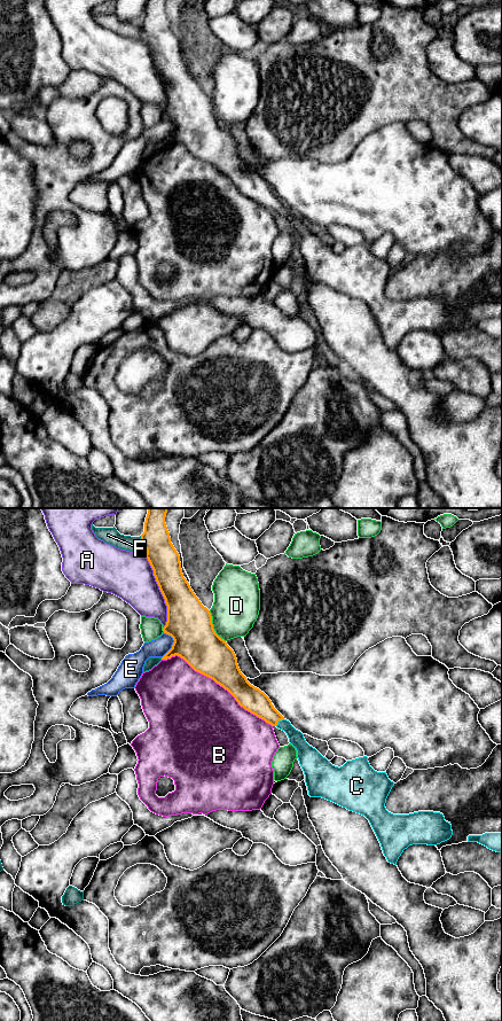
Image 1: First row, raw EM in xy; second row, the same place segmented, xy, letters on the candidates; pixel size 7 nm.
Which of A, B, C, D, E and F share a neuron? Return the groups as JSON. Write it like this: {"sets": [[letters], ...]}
{"sets": [["A"], ["B"], ["C"], ["D"], ["E"], ["F"]]}

